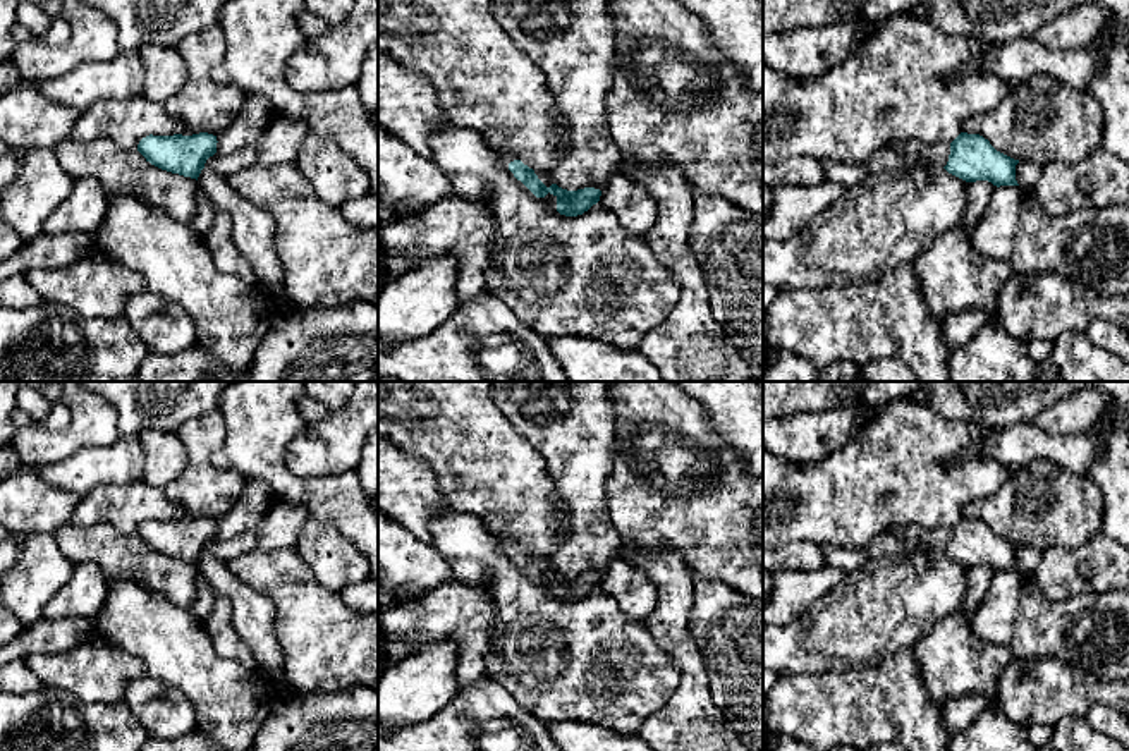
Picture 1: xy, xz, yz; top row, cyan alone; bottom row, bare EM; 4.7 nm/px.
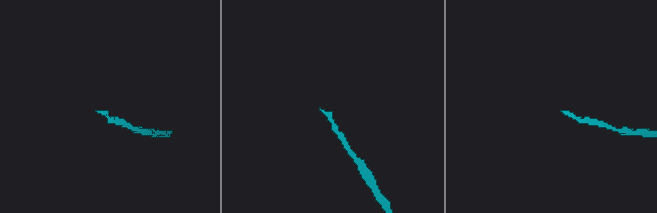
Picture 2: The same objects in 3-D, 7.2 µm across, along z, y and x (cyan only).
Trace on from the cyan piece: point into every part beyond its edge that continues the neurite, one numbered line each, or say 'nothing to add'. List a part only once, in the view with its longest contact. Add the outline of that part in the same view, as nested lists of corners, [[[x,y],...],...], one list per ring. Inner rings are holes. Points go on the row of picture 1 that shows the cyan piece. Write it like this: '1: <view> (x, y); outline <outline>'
1: yz (935, 155); outline [[[899,141],[888,146],[909,162],[921,163],[930,168],[943,168],[949,162],[949,143],[925,143],[925,141]]]

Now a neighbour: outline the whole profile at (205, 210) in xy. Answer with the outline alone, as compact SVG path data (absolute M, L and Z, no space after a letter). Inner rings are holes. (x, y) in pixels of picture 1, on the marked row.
M198 187L198 191L196 191L196 215L189 223L191 229L203 237L210 230L217 211L218 210L210 201L210 198Z

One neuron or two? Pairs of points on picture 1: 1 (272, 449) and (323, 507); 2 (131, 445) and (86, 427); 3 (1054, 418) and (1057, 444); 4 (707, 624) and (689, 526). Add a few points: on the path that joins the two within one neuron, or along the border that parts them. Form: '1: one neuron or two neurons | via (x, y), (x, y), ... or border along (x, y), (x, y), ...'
1: one neuron | via (274, 466), (298, 490), (306, 492)
2: two neurons | border along (121, 437), (112, 444), (88, 445), (78, 451)
3: two neurons | border along (1033, 421), (1054, 433), (1088, 432)
4: two neurons | border along (693, 573), (715, 578), (736, 590)

